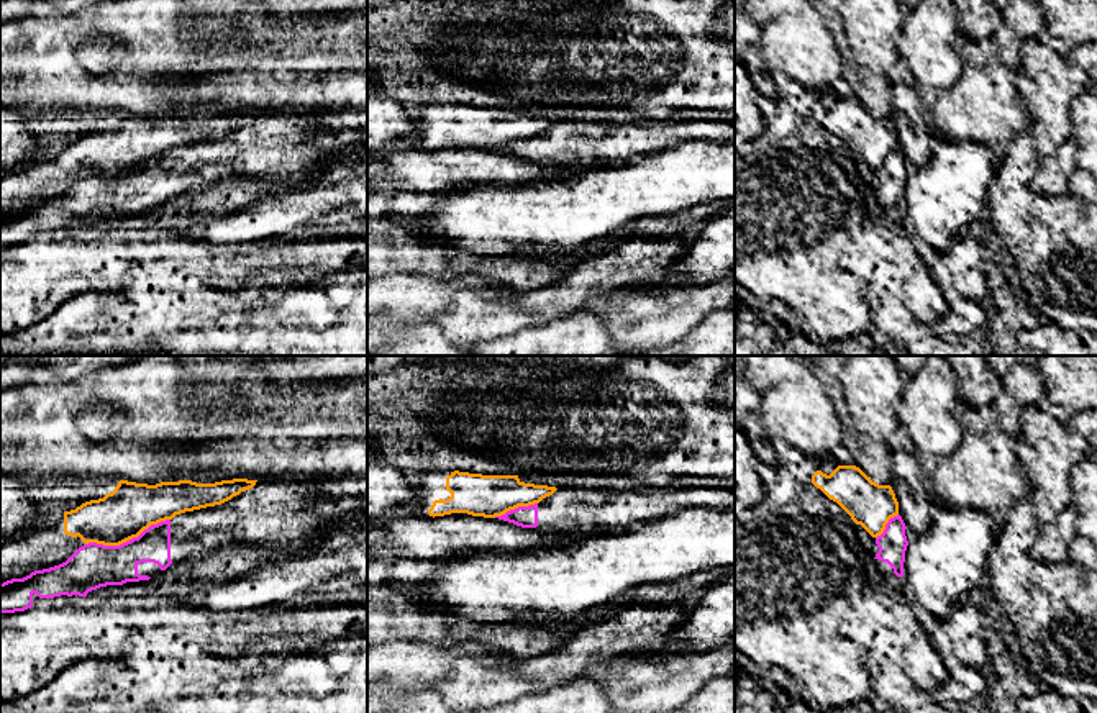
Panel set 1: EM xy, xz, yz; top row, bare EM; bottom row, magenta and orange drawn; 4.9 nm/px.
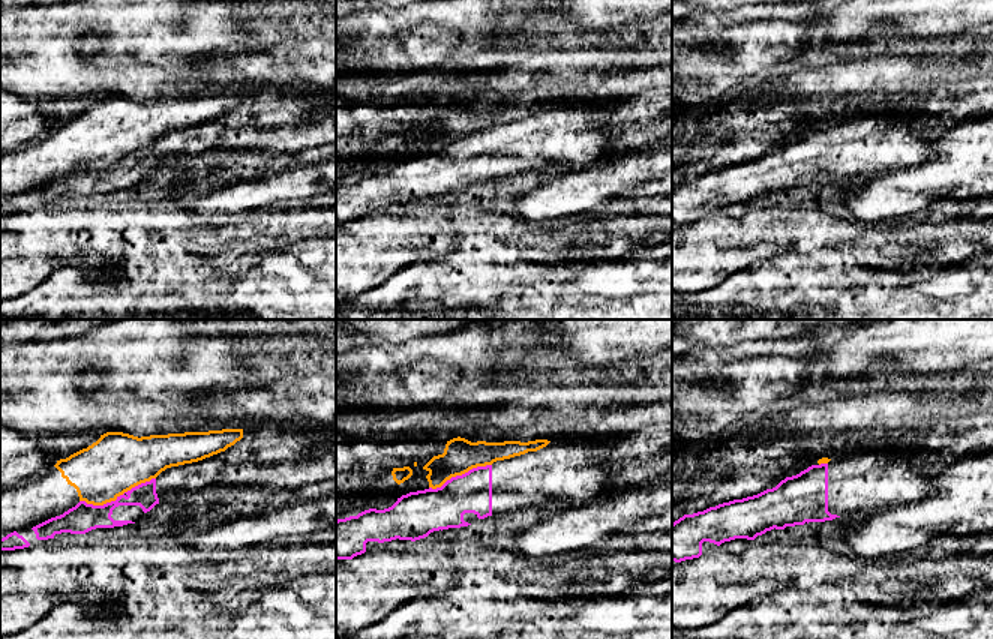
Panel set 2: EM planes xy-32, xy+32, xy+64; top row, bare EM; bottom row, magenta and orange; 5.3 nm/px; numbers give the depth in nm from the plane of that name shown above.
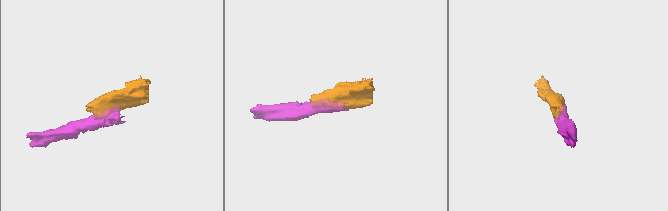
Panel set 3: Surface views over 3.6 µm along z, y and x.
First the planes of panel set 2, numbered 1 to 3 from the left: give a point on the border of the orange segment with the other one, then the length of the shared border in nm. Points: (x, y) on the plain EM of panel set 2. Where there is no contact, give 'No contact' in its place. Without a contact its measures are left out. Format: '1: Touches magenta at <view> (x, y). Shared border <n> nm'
1: Touches magenta at xy-32 (117, 161). Shared border 420 nm
2: Touches magenta at xy+32 (459, 140). Shared border 360 nm
3: Touches magenta at xy+64 (822, 128). Shared border 50 nm

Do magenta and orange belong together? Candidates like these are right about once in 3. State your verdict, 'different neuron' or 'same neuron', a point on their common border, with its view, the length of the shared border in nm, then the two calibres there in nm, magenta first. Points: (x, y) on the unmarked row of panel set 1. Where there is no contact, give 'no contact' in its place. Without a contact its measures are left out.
different neuron; meets magenta in xy at (127, 174); contact 440 nm long; 220 nm thick on the magenta side, 260 nm on the other

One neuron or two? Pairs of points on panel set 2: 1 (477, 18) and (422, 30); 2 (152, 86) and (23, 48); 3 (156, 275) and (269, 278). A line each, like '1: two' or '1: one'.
1: two
2: one
3: one

